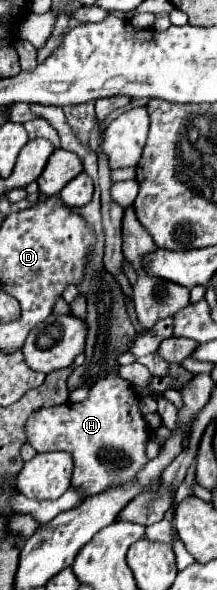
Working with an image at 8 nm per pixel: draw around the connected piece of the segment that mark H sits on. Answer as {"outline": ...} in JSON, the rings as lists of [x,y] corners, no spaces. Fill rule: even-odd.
{"outline":[[[116,366],[106,378],[102,378],[92,385],[86,400],[82,400],[78,404],[66,402],[62,406],[38,408],[36,412],[32,412],[28,422],[24,424],[26,442],[30,442],[36,452],[56,452],[58,450],[58,452],[72,454],[72,458],[74,458],[72,486],[80,488],[84,492],[84,496],[98,494],[112,484],[126,482],[126,480],[134,478],[136,472],[146,464],[144,444],[146,444],[150,432],[144,426],[144,416],[138,412],[136,404],[138,404],[138,396],[134,392],[134,386],[118,374],[118,366]]]}

